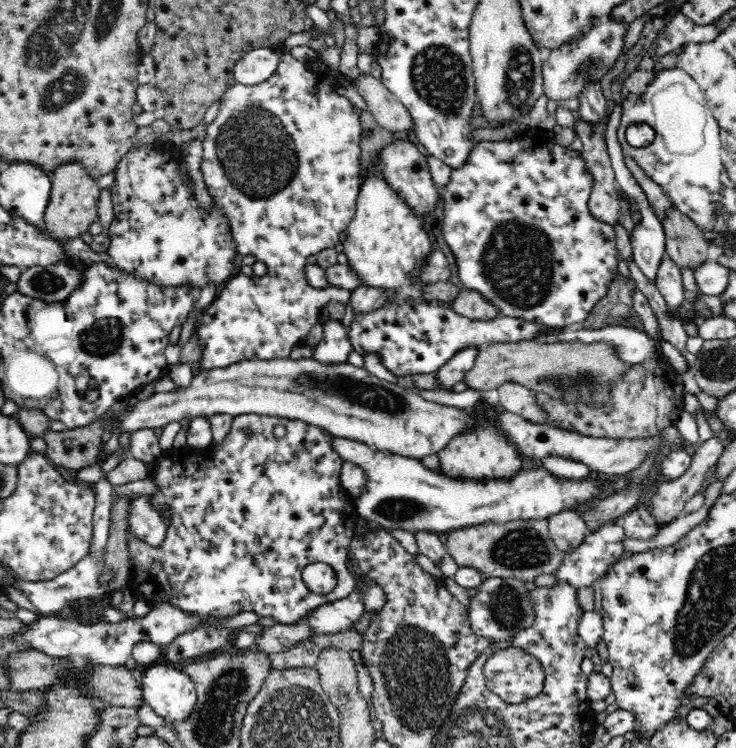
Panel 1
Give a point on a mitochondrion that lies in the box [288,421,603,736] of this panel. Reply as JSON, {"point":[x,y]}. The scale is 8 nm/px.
{"point":[522,549]}

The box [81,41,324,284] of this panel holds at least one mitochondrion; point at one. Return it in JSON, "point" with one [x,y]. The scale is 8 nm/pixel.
{"point":[257,155]}

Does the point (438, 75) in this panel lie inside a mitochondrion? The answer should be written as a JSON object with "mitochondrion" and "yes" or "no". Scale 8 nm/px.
{"mitochondrion":"yes"}

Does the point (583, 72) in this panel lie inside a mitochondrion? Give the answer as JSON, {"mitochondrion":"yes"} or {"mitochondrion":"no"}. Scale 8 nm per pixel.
{"mitochondrion":"yes"}

